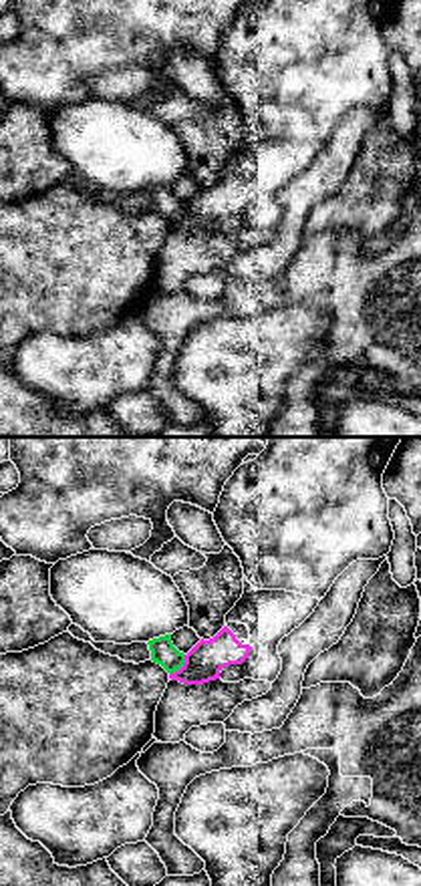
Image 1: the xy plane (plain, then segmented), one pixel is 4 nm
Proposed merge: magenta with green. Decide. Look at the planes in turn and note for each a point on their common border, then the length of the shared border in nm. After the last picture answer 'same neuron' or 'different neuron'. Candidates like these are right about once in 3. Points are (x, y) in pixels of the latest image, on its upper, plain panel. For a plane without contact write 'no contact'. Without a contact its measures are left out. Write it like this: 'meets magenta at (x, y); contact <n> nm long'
meets magenta at (182, 216); contact 110 nm long

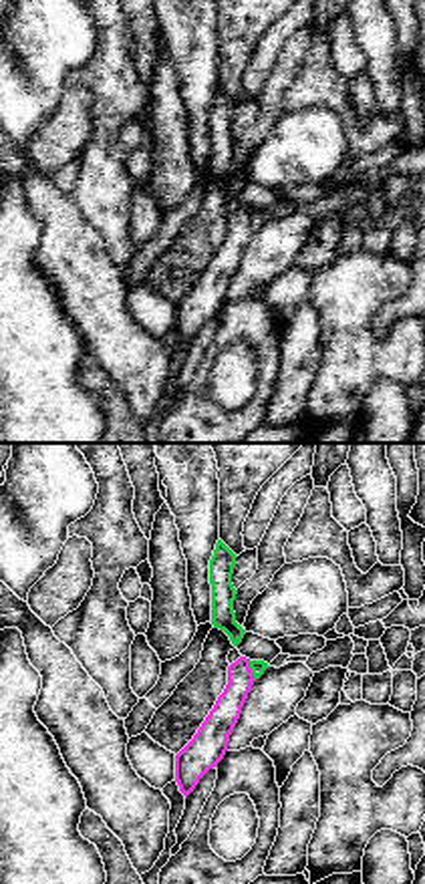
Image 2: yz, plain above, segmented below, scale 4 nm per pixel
meets magenta at (250, 220); contact 80 nm long

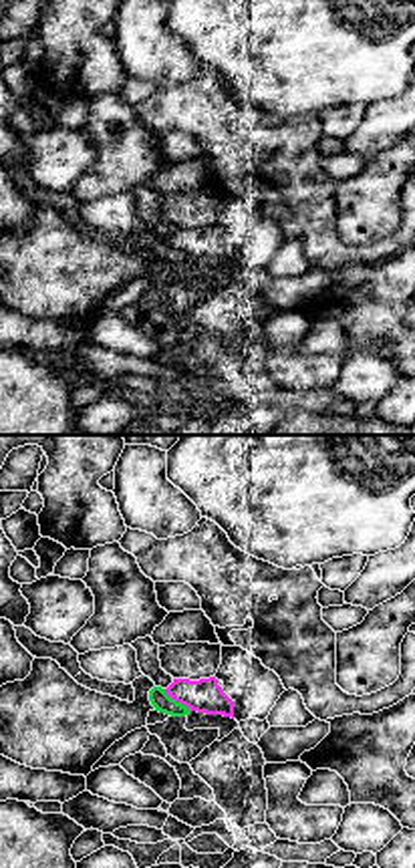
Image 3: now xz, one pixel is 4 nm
meets magenta at (178, 250); contact 140 nm long

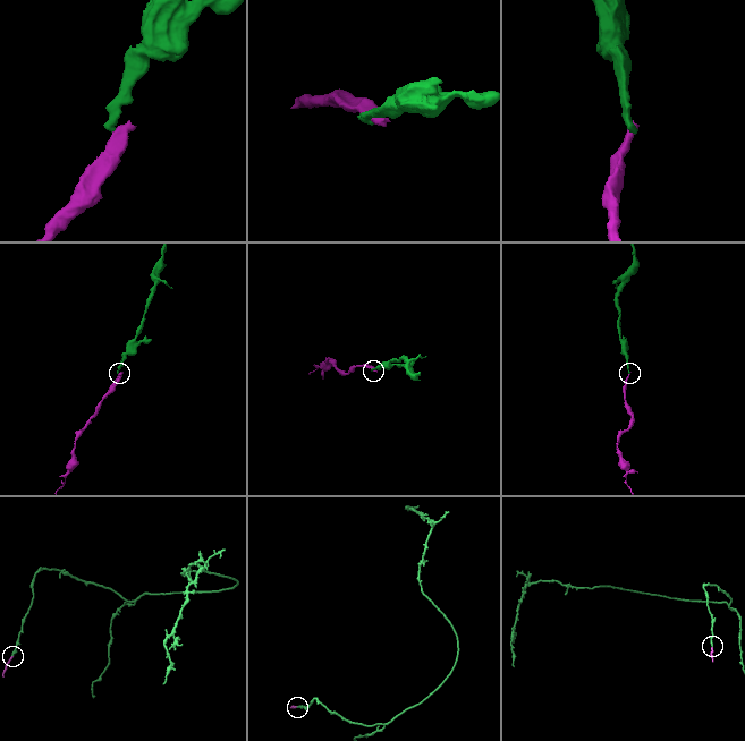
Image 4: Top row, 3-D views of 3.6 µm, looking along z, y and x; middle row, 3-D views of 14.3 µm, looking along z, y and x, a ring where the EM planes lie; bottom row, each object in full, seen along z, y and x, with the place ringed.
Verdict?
different neuron

